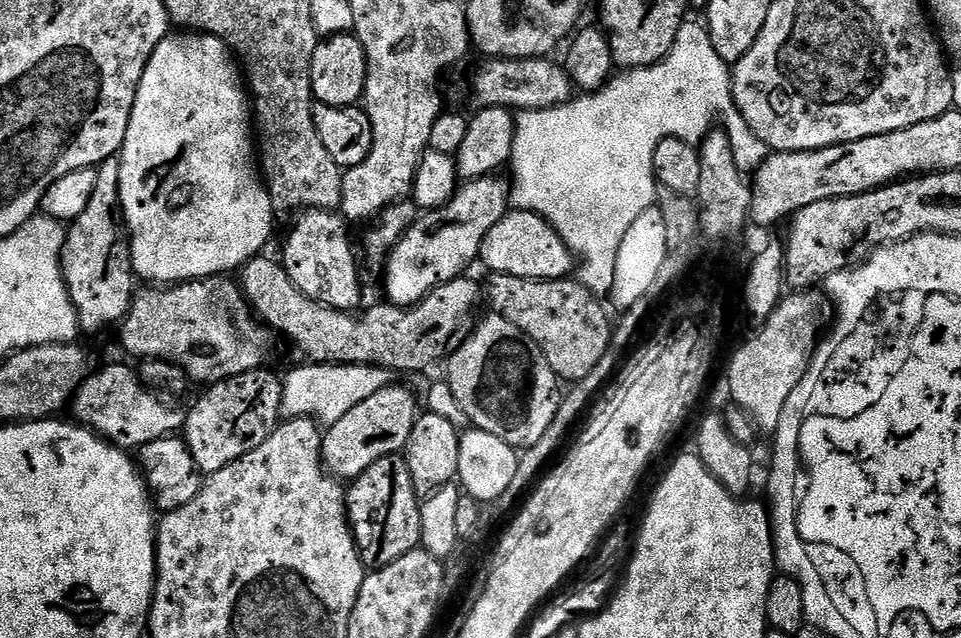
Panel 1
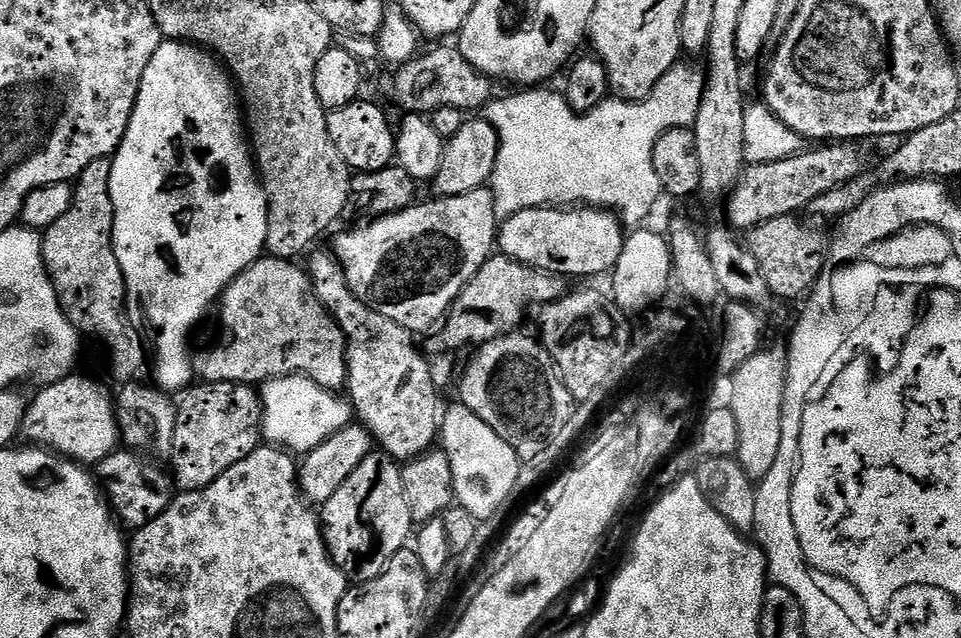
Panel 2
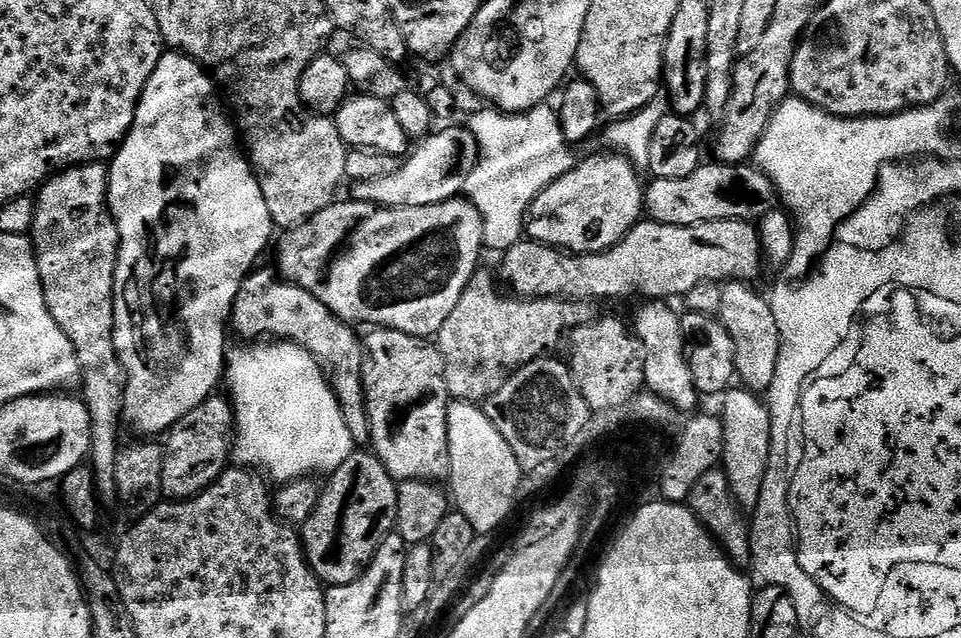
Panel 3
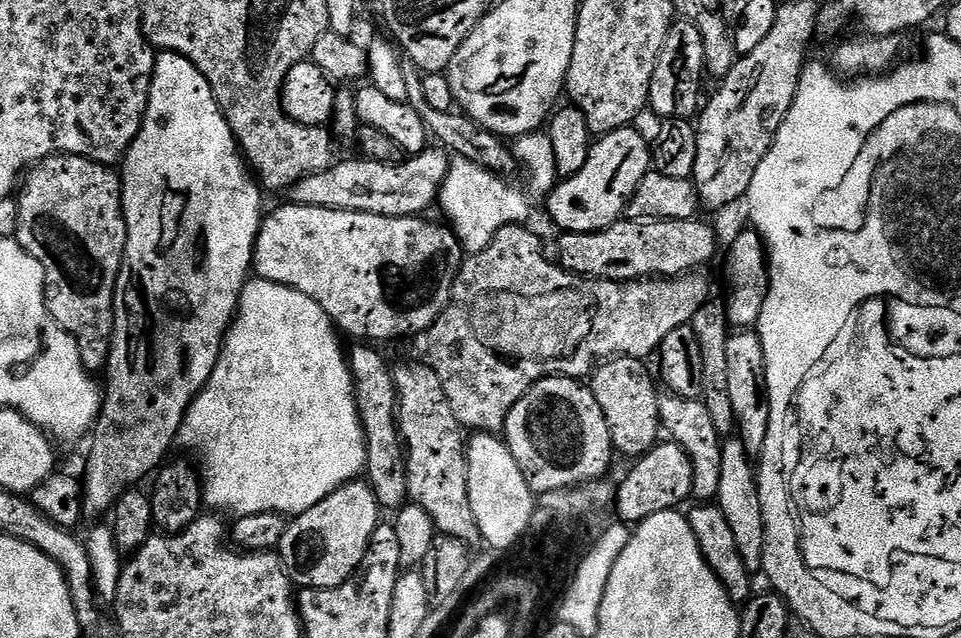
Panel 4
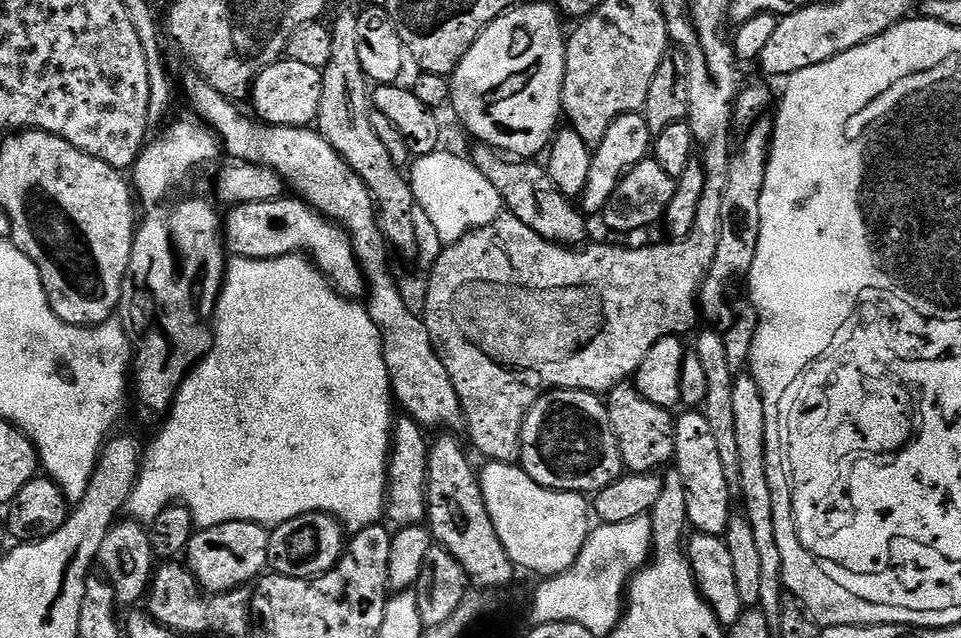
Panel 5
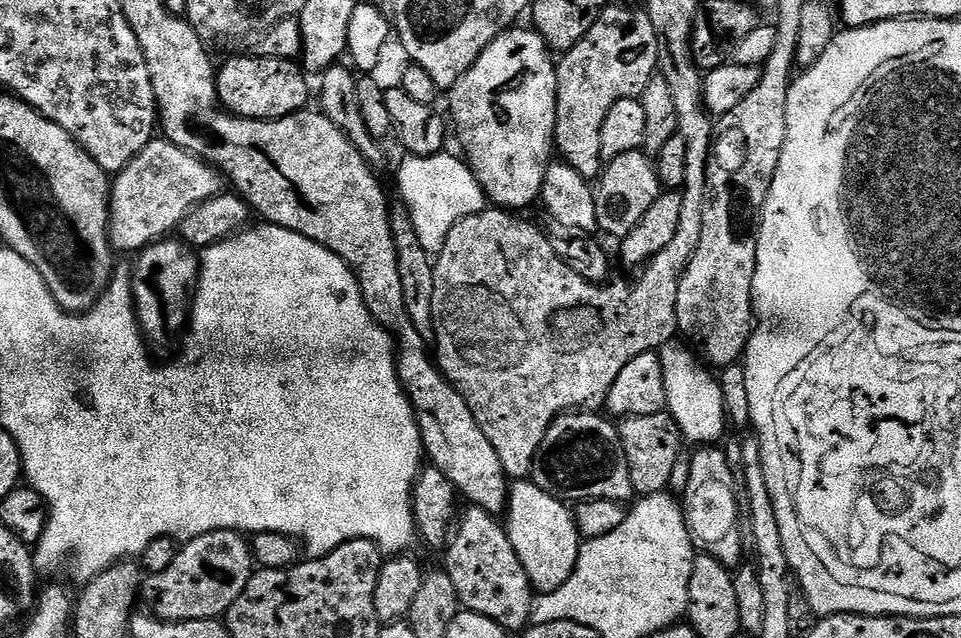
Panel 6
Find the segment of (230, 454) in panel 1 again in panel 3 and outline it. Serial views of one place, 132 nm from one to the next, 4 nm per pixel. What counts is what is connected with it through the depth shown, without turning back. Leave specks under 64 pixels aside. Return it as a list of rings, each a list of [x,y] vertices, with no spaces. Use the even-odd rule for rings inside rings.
[[[220,394],[209,396],[173,425],[168,438],[168,444],[163,445],[162,490],[164,496],[172,502],[195,500],[198,493],[205,492],[229,467],[230,457],[234,452],[234,413],[231,403],[225,397],[223,400]]]

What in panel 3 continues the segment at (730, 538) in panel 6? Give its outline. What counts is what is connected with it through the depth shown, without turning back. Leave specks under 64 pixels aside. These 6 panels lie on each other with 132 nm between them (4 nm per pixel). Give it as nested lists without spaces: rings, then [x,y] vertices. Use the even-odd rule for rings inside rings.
[[[653,300],[645,303],[645,308],[640,308],[636,312],[636,328],[634,324],[634,335],[642,345],[642,359],[644,361],[644,382],[647,391],[663,399],[670,407],[679,409],[681,412],[688,414],[693,411],[692,407],[702,400],[699,392],[694,386],[694,378],[692,371],[688,365],[688,352],[686,344],[684,348],[684,336],[686,337],[686,329],[681,313],[676,313],[674,309],[663,300]]]

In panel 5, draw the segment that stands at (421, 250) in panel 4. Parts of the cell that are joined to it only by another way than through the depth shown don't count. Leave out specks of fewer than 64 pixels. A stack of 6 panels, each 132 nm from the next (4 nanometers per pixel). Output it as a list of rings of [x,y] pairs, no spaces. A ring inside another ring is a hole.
[[[281,198],[238,204],[227,209],[222,220],[222,243],[233,257],[273,260],[307,254],[328,277],[337,292],[349,298],[365,295],[366,281],[352,249],[352,239],[338,224],[321,216],[298,198]]]

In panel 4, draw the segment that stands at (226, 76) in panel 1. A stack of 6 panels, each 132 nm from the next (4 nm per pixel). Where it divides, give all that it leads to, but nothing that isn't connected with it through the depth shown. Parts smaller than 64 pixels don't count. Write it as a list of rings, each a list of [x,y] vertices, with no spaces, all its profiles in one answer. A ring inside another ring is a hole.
[[[167,50],[161,51],[156,57],[156,65],[154,66],[154,74],[152,75],[152,89],[150,90],[150,98],[148,99],[148,109],[144,115],[144,121],[140,127],[140,133],[136,136],[136,140],[128,147],[127,153],[122,161],[122,191],[124,194],[124,217],[126,218],[126,226],[128,227],[128,237],[126,238],[126,250],[124,251],[124,262],[120,265],[120,277],[116,283],[116,305],[112,307],[114,310],[114,326],[112,327],[112,343],[108,353],[108,362],[106,365],[106,373],[108,372],[108,388],[106,384],[106,391],[102,396],[102,403],[100,406],[100,418],[94,429],[94,435],[91,437],[92,449],[88,452],[88,465],[82,471],[82,483],[84,486],[83,498],[83,512],[85,519],[94,520],[105,512],[109,513],[117,502],[117,499],[126,491],[129,491],[133,486],[139,482],[143,476],[151,477],[165,463],[168,451],[171,450],[172,444],[177,443],[180,435],[180,427],[184,421],[184,416],[188,412],[189,406],[192,405],[192,399],[201,392],[206,386],[206,382],[210,378],[210,374],[214,370],[214,366],[220,361],[220,352],[224,349],[224,342],[228,335],[228,329],[235,317],[236,306],[240,302],[240,291],[244,289],[245,284],[250,279],[250,269],[252,268],[252,251],[256,245],[256,235],[260,229],[260,221],[262,219],[262,211],[260,212],[260,192],[262,193],[261,185],[258,183],[255,175],[250,171],[249,165],[246,163],[241,151],[240,145],[236,143],[236,135],[230,130],[230,126],[226,122],[226,118],[222,114],[222,110],[218,106],[218,102],[214,98],[214,94],[210,90],[210,82],[206,82],[206,78],[202,78],[202,74],[195,66],[190,63],[186,57],[179,56],[177,52],[169,52]]]

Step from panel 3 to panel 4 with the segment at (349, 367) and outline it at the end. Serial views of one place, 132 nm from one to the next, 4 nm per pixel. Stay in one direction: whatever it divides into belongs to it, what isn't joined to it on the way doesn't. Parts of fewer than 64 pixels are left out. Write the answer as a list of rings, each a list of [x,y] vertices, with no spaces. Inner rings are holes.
[[[368,342],[357,344],[360,345],[353,352],[351,349],[350,352],[350,367],[356,385],[356,408],[360,411],[360,424],[364,427],[366,482],[374,490],[374,498],[380,504],[381,509],[396,510],[409,499],[409,494],[406,480],[406,453],[400,438],[393,369],[390,364],[388,368],[383,354],[376,349],[379,347]]]

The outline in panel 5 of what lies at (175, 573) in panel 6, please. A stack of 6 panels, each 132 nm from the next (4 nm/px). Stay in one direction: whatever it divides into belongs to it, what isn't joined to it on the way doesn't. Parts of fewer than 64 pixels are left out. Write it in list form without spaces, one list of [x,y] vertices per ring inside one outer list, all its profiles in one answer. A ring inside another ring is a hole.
[[[222,522],[218,526],[193,531],[188,544],[186,567],[205,593],[232,592],[235,588],[251,585],[268,568],[269,529],[254,522]]]

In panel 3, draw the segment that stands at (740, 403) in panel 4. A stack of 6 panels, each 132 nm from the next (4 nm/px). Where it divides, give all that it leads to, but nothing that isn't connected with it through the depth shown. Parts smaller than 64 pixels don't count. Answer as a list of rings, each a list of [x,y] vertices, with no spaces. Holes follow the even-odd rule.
[[[728,282],[721,287],[720,323],[726,326],[734,342],[734,362],[739,383],[749,392],[767,393],[774,382],[774,370],[778,370],[780,331],[774,322],[771,303],[755,292],[748,282]]]

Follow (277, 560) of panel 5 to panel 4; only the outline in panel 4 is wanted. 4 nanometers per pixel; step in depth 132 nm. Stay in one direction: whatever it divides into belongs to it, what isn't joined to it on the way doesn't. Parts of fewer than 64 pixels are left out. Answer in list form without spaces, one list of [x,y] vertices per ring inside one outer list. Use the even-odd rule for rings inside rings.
[[[357,478],[334,490],[322,502],[310,506],[310,510],[297,512],[285,523],[284,533],[278,545],[280,560],[293,585],[306,588],[337,588],[361,571],[366,550],[372,535],[382,522],[382,509],[374,498],[374,490],[363,479]]]

